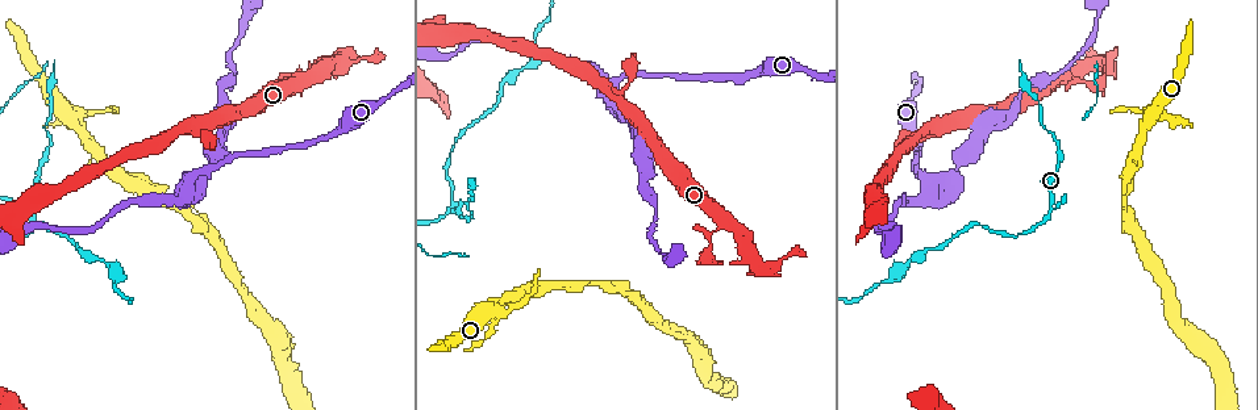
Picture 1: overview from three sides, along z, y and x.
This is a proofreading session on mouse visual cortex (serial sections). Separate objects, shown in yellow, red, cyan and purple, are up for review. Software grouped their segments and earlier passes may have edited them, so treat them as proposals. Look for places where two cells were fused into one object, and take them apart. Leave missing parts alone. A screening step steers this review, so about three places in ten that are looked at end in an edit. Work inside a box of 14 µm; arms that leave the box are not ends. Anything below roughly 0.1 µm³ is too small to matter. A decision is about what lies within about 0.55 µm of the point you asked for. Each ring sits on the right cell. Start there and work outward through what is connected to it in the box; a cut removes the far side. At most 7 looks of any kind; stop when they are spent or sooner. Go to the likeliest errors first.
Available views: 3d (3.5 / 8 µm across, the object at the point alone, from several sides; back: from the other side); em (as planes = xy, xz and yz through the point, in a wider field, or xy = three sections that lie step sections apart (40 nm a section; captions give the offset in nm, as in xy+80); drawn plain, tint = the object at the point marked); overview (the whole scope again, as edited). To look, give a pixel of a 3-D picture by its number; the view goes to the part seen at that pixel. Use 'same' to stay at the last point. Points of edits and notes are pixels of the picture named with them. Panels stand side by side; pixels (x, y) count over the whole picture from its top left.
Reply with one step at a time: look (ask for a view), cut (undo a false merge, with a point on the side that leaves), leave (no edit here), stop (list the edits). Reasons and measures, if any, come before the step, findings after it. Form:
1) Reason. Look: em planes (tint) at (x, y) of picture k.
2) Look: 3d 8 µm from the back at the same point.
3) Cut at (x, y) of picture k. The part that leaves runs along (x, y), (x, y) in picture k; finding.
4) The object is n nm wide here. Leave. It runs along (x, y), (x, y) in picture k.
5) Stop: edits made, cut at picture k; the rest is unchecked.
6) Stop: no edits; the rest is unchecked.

Abrupt turn. Look: 3d 3.5 µm at (1056, 207) of picture 1.

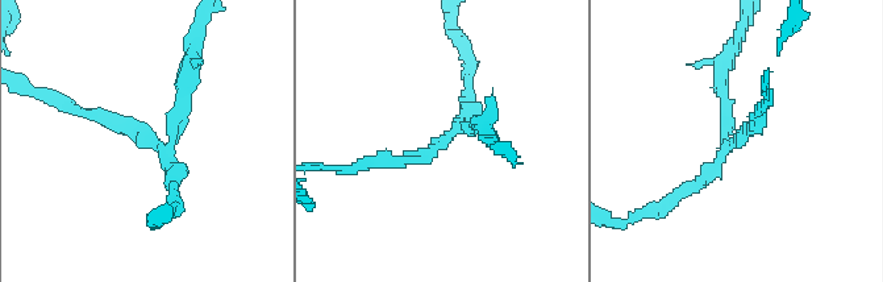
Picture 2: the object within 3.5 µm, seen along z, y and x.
3 arms meet here; the arms are 150, 150, 200 nm wide; need the tissue. Look: em xy step 2 (tint) at (452, 135) of picture 2.

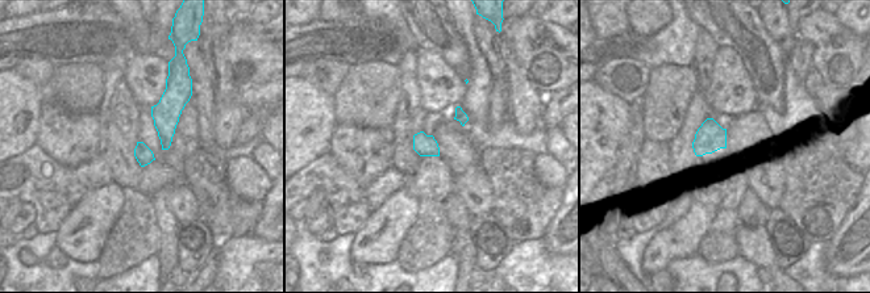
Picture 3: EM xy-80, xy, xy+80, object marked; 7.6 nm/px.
The object is 160 nm wide here. Cut at (128, 127) of picture 2. The part that leaves runs along (165, 150), (174, 207), (153, 224) in picture 2; a second cell is stuck on.

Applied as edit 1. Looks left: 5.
Thin neck. Look: 3d 3.5 µm at (1086, 82) of picture 1.

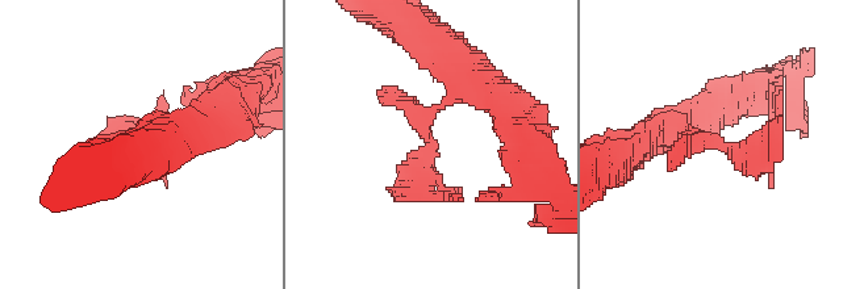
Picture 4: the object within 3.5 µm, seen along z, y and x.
Need the tissue. Look: em xy step 1 (tint) at (725, 149) of picture 4.

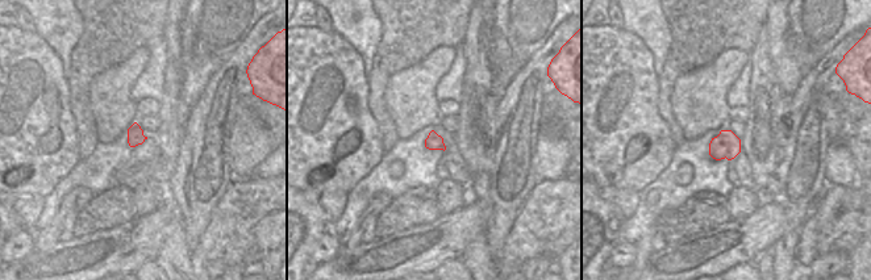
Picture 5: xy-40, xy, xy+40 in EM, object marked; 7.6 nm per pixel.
Leave. It runs along (468, 78), (424, 118), (420, 188), (449, 196) in picture 4; one cell here.

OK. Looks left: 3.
Look: 3d 3.5 µm at (64, 117) of picture 1.

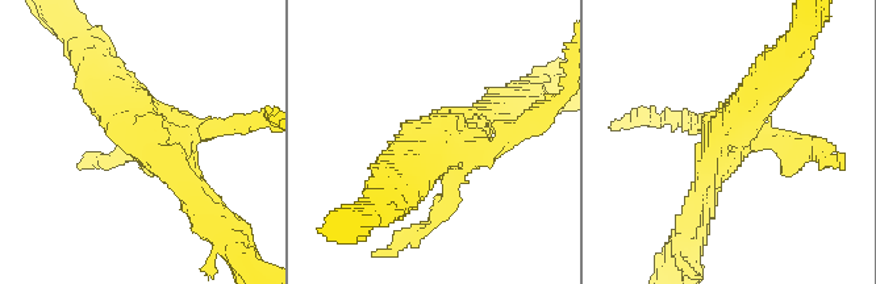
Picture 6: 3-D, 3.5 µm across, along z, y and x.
Now the EM. Look: em xy step 3 (tint) at (433, 126) of picture 6.

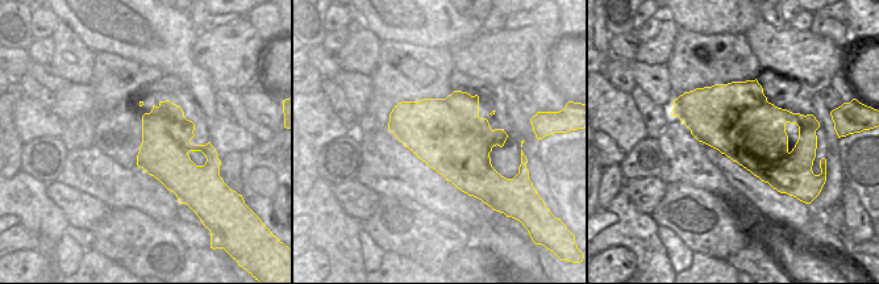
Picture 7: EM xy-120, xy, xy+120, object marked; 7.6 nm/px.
Cut at (445, 214) of picture 6. The part that leaves runs along (199, 125), (234, 129), (267, 121) in picture 6; two cells meet here.

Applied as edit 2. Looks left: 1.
Stop: edits made, cut at picture 2, cut at picture 6; the rest is unchecked.

